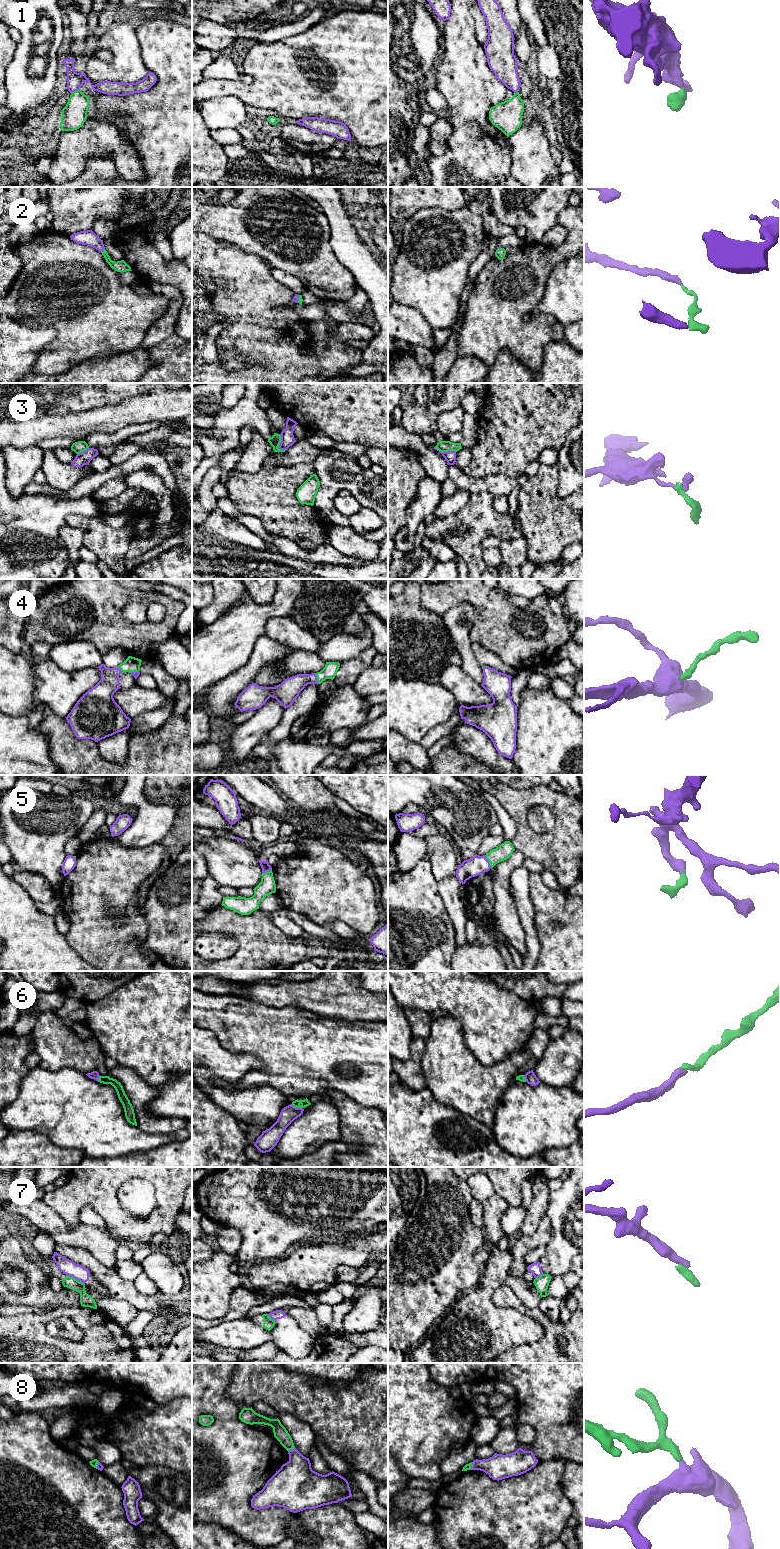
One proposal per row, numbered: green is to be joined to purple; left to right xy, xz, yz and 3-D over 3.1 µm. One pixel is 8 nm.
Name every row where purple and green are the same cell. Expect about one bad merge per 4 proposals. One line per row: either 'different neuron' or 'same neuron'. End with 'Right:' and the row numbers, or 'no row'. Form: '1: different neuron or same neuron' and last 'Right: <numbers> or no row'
1: same neuron
2: same neuron
3: different neuron
4: same neuron
5: same neuron
6: same neuron
7: different neuron
8: same neuron
Right: 1, 2, 4, 5, 6, 8

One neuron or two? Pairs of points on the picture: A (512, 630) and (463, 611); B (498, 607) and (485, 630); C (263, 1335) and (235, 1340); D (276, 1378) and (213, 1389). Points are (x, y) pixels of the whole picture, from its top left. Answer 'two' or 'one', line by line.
A: two
B: one
C: one
D: two

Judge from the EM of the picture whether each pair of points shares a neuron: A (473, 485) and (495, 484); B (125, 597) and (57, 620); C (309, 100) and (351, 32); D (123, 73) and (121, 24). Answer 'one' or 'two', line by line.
A: one
B: one
C: one
D: one

